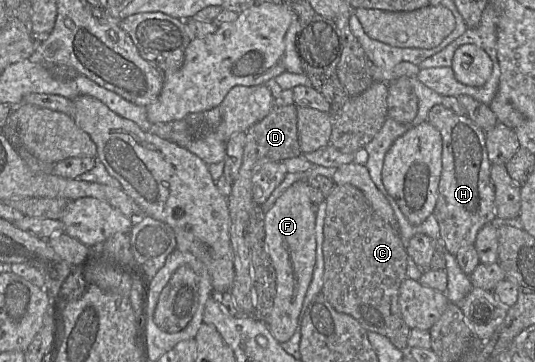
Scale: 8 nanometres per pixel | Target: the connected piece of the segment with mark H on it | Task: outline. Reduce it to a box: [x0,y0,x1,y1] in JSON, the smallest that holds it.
[427,104,497,255]

